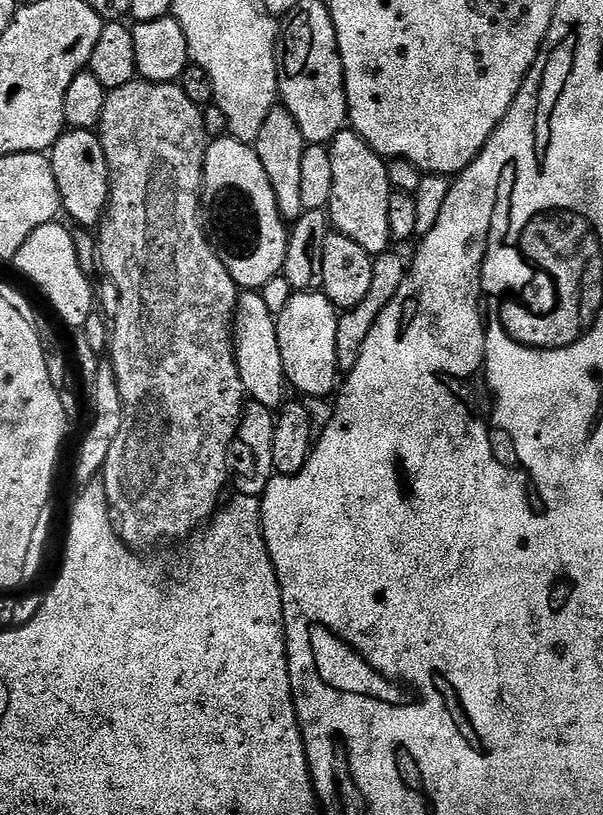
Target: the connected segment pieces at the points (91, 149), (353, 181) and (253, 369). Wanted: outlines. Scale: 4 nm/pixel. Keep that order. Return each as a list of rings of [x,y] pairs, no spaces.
[[[73,128],[60,133],[60,137],[52,143],[50,159],[54,170],[54,182],[58,182],[58,194],[60,195],[60,207],[63,215],[73,220],[72,224],[83,229],[95,229],[104,217],[104,210],[108,206],[108,163],[106,162],[106,150],[102,150],[102,142],[95,131],[86,128]]]
[[[345,130],[338,133],[328,148],[334,166],[334,194],[326,209],[335,231],[358,242],[362,250],[379,254],[389,251],[393,243],[390,234],[390,198],[392,183],[388,177],[385,157],[379,156],[358,133]]]
[[[244,290],[236,298],[236,314],[234,317],[234,347],[236,365],[242,378],[245,393],[253,401],[261,403],[273,410],[285,403],[284,367],[282,354],[278,350],[278,334],[276,333],[276,316],[270,312],[261,293],[256,290]]]

